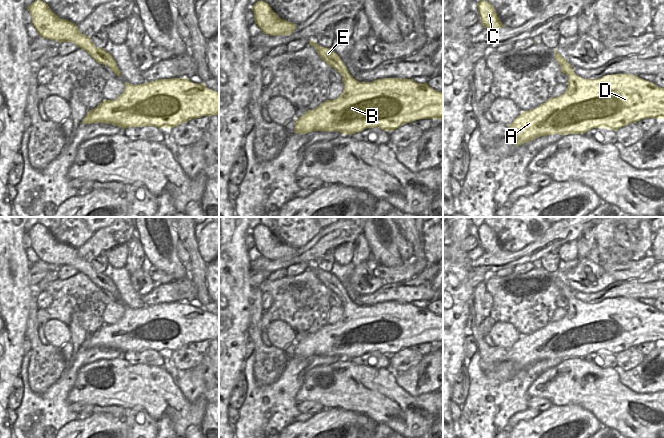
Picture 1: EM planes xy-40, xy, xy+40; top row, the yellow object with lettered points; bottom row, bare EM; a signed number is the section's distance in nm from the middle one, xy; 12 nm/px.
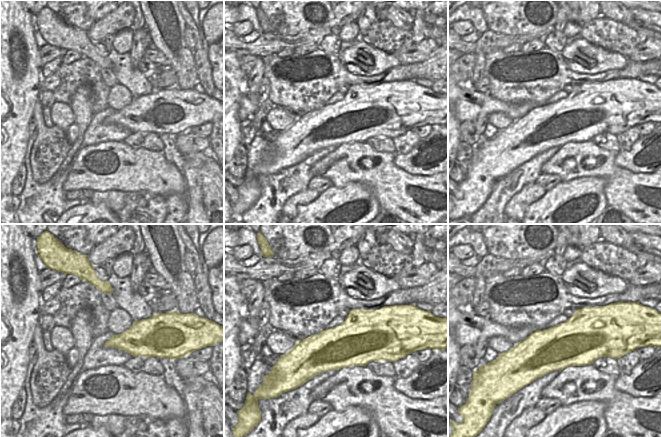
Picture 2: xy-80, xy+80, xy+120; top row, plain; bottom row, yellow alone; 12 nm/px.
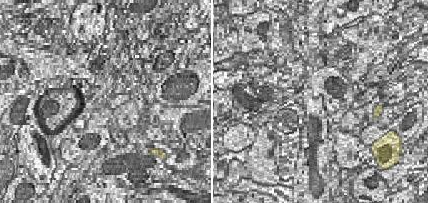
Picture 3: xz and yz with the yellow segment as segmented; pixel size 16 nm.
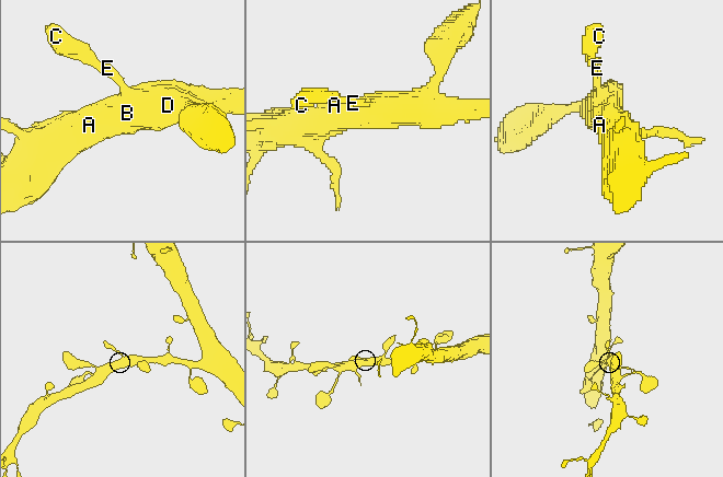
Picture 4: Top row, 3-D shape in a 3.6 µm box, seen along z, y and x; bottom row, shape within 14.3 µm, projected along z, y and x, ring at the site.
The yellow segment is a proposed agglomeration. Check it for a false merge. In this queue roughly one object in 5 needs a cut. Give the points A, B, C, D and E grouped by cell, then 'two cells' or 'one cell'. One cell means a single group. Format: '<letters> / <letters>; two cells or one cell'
A B C D E; one cell

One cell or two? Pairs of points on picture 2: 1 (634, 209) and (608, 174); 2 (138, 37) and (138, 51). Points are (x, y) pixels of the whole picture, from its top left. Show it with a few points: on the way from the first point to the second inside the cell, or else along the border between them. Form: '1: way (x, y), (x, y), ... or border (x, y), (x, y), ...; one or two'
1: way (634, 200), (617, 183); one
2: way (138, 40), (138, 48); one

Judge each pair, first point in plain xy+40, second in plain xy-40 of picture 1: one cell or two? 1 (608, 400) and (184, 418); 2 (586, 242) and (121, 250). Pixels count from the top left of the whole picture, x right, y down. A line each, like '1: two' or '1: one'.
1: one
2: two

